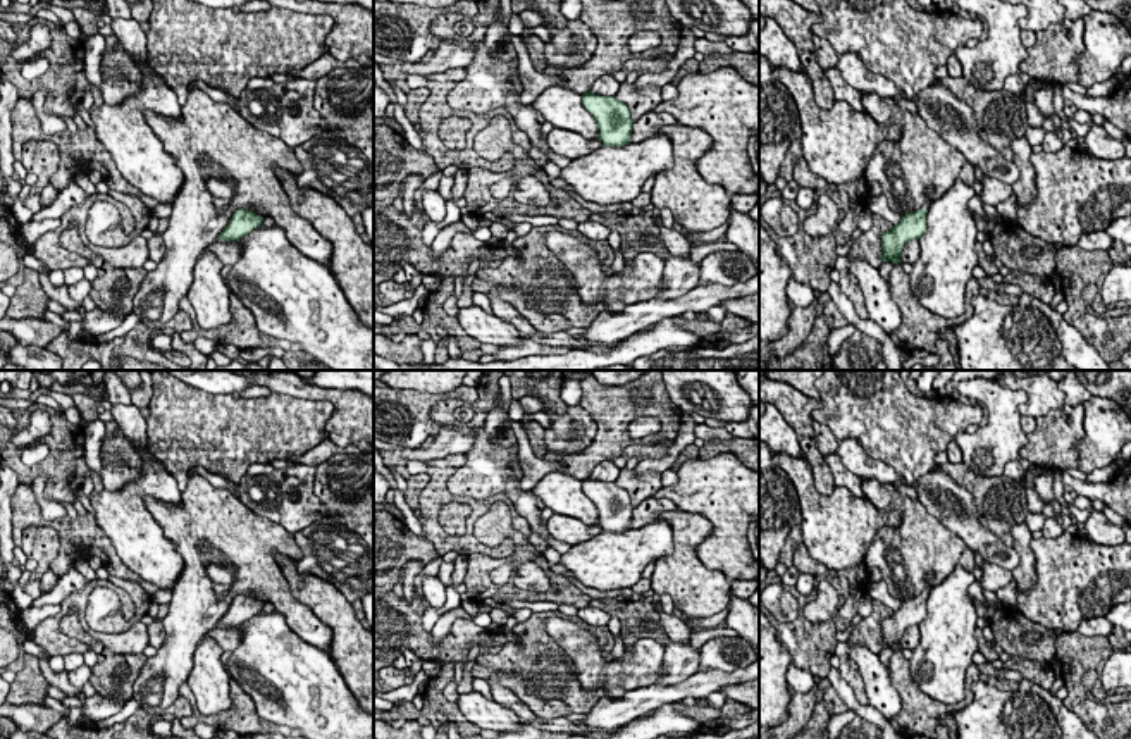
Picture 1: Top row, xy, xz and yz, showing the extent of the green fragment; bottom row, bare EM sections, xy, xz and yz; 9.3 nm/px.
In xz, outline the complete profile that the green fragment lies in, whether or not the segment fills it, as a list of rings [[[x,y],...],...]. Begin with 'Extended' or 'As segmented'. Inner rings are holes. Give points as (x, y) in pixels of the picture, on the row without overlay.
As segmented. [[[590,475],[582,481],[585,496],[594,503],[604,532],[630,531],[633,506],[628,493],[615,482],[594,481]]]

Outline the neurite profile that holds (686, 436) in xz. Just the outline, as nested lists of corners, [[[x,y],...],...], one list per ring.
[[[682,413],[675,444],[668,450],[668,453],[661,460],[651,460],[651,458],[640,460],[633,469],[635,474],[644,474],[649,470],[661,474],[664,470],[670,470],[677,463],[682,450],[695,441],[694,434],[695,425],[697,422],[690,415]]]

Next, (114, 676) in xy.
[[[103,648],[96,655],[96,663],[91,667],[90,684],[100,696],[126,705],[133,699],[133,686],[146,661],[143,653],[119,655]]]

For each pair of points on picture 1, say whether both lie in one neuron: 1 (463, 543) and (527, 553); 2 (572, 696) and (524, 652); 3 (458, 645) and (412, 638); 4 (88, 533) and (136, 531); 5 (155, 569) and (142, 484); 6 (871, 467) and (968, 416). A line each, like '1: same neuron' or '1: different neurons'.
1: different neurons
2: same neuron
3: same neuron
4: different neurons
5: same neuron
6: different neurons

